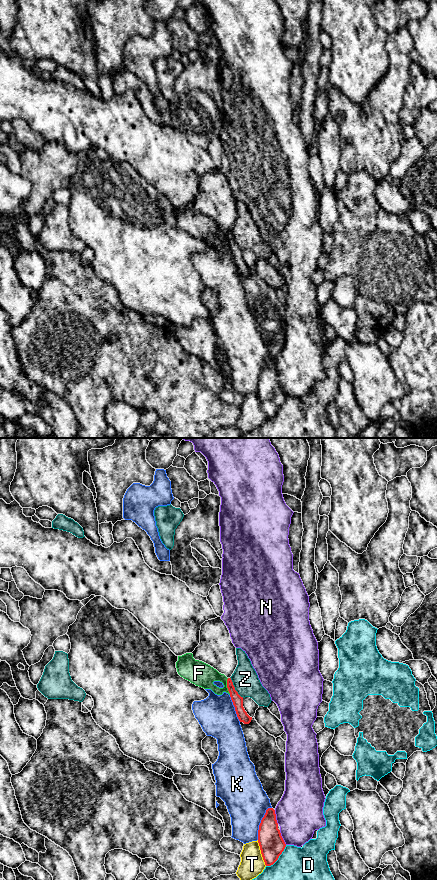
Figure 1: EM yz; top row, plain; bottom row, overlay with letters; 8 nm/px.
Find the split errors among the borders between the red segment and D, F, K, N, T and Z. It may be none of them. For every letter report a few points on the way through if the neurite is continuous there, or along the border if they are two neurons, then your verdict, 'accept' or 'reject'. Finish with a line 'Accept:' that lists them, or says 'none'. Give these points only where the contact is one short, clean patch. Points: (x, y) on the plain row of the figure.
D: reject
F: border yz (227, 230), (227, 242), (230, 246); reject
K: reject
N: reject
T: reject
Z: reject
Accept: none

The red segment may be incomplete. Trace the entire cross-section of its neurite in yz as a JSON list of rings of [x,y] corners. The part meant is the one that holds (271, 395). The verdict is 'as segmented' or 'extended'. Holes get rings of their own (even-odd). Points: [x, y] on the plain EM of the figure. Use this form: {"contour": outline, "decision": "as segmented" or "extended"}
{"contour": [[[268,360],[261,372],[258,382],[258,395],[266,418],[273,417],[286,399],[278,381],[273,360]]], "decision": "as segmented"}

